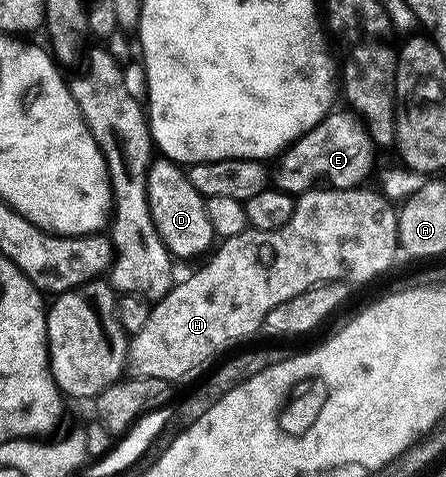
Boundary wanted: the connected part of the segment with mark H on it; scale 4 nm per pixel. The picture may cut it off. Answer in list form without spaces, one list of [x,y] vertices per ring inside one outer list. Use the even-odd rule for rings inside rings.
[[[317,187],[309,189],[307,193],[301,193],[296,197],[296,210],[290,219],[290,223],[286,223],[286,227],[282,227],[278,231],[258,231],[249,227],[243,233],[223,238],[219,242],[220,250],[218,250],[218,245],[215,252],[207,258],[209,261],[204,269],[192,274],[185,281],[177,280],[173,284],[172,290],[162,300],[155,302],[149,308],[146,327],[142,327],[142,331],[131,334],[128,341],[128,354],[126,356],[127,372],[133,377],[153,377],[154,379],[166,379],[173,383],[179,383],[187,373],[192,373],[195,369],[202,368],[211,357],[217,356],[216,358],[219,358],[221,355],[229,352],[227,349],[231,345],[236,345],[239,341],[244,341],[247,337],[254,336],[256,332],[259,334],[266,315],[270,315],[270,311],[274,311],[274,307],[278,307],[278,303],[286,303],[286,299],[294,299],[294,295],[302,295],[302,291],[312,289],[316,285],[323,285],[325,281],[339,281],[341,279],[348,283],[353,283],[352,281],[372,281],[379,273],[386,272],[391,267],[396,253],[398,254],[398,242],[400,239],[398,223],[396,222],[398,213],[394,208],[393,202],[389,201],[382,192],[377,191],[375,188],[373,190],[368,188],[334,189],[331,187]]]

